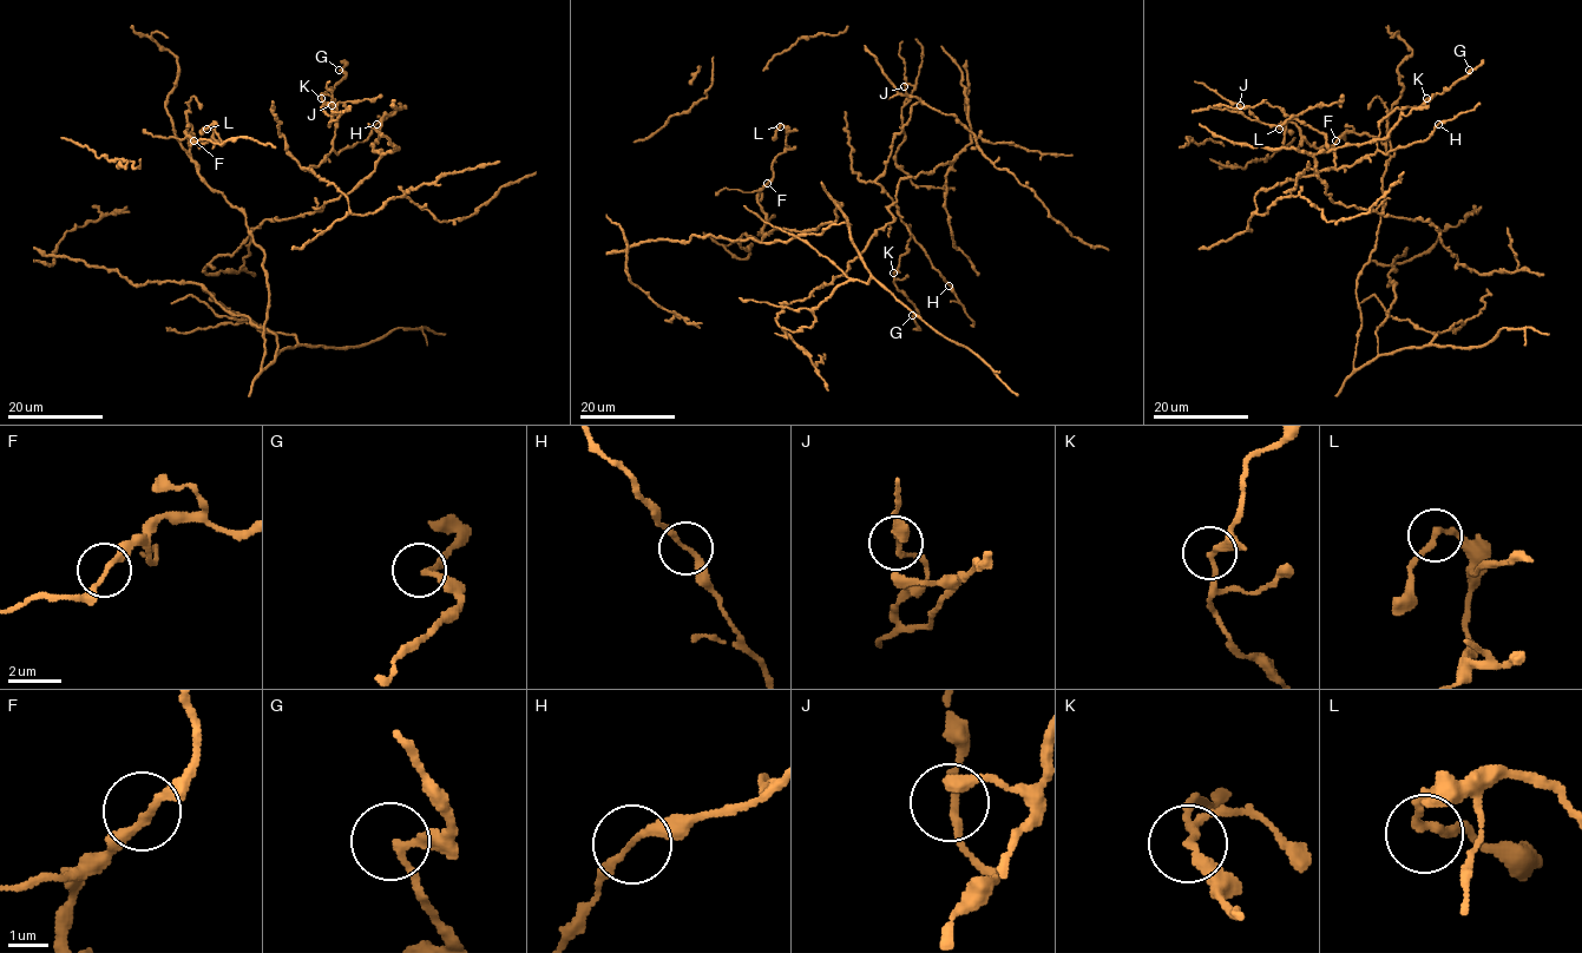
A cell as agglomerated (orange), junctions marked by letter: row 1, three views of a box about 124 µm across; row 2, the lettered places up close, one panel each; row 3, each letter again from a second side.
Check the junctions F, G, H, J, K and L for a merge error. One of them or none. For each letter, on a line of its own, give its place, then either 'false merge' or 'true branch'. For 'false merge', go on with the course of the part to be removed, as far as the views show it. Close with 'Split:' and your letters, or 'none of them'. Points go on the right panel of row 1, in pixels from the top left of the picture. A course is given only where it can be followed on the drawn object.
F: place (1336, 140); true branch
G: place (1469, 70); true branch
H: place (1438, 124); true branch
J: place (1240, 105); true branch
K: place (1426, 98); true branch
L: place (1279, 129); true branch
Split: none of them

